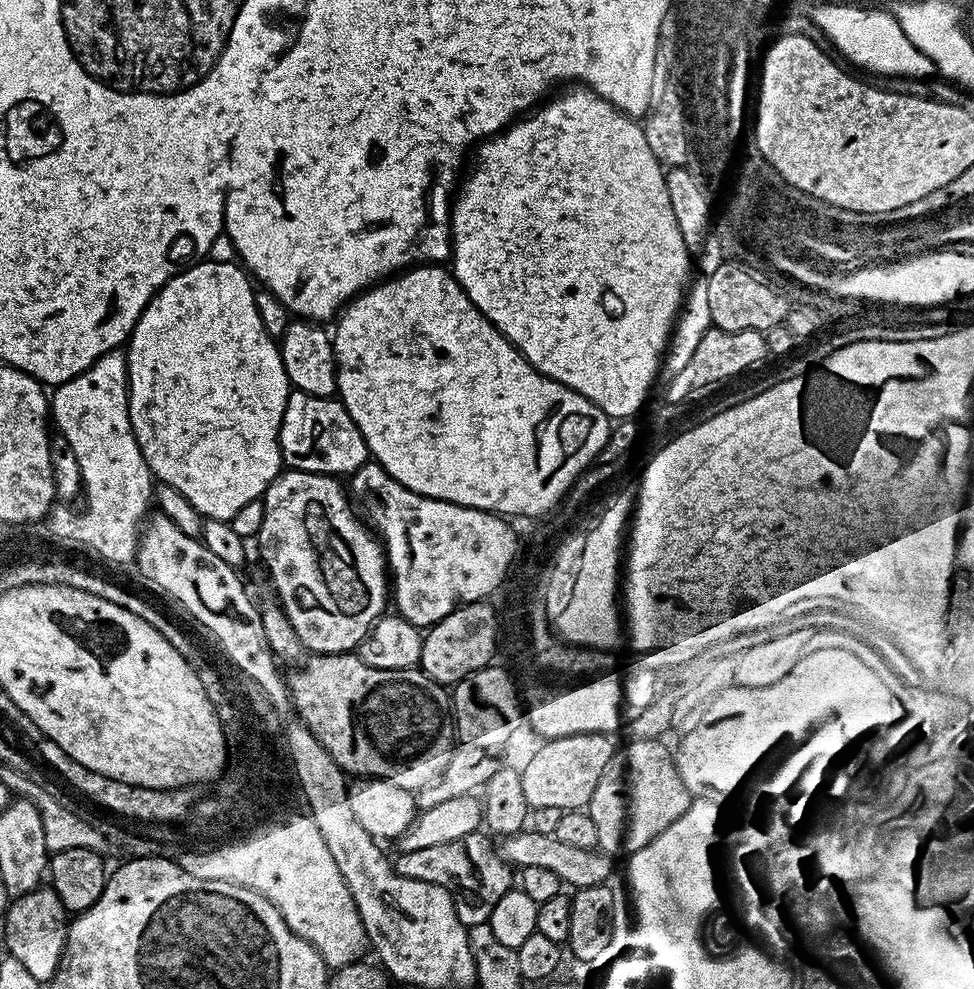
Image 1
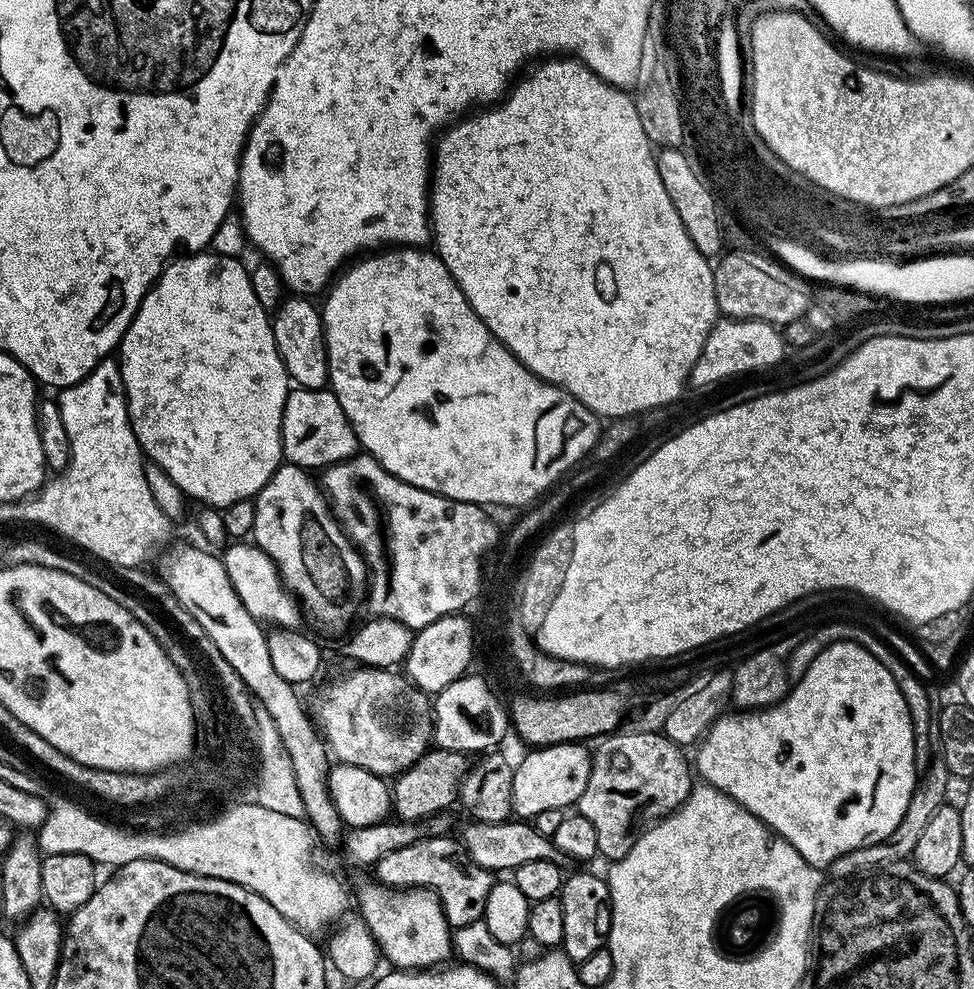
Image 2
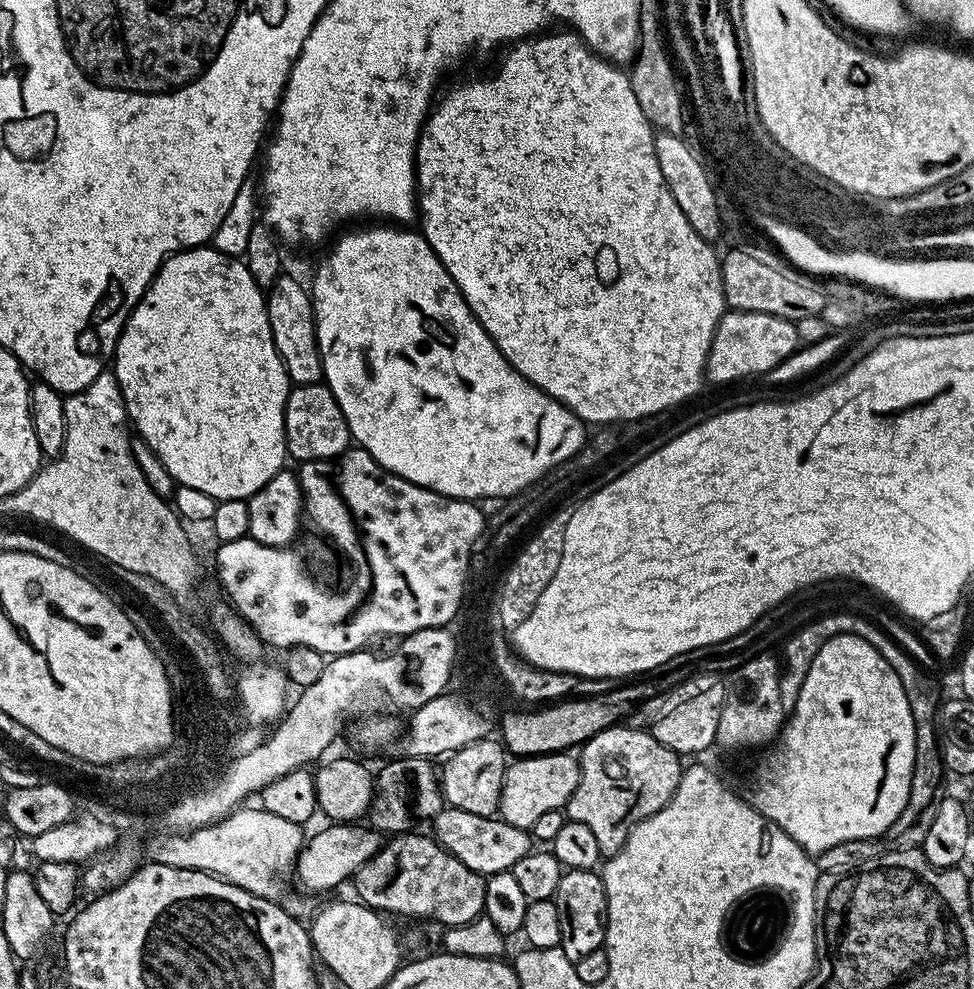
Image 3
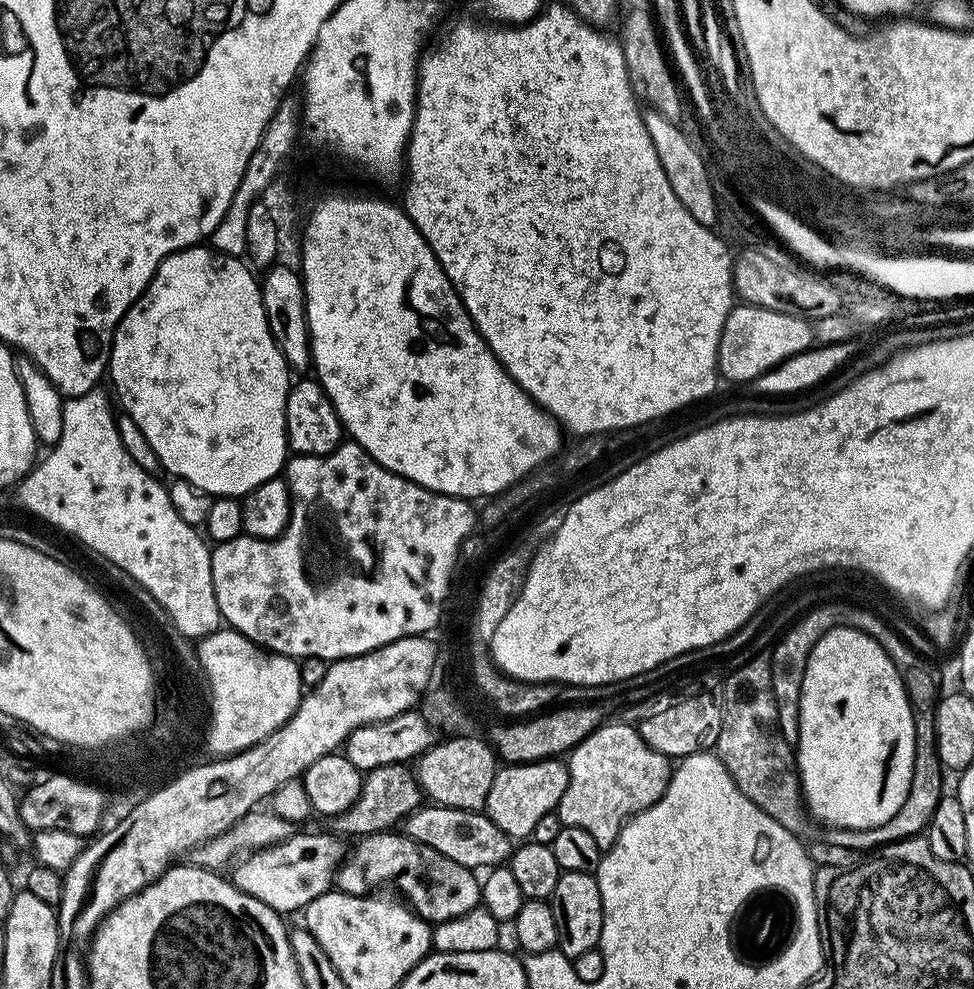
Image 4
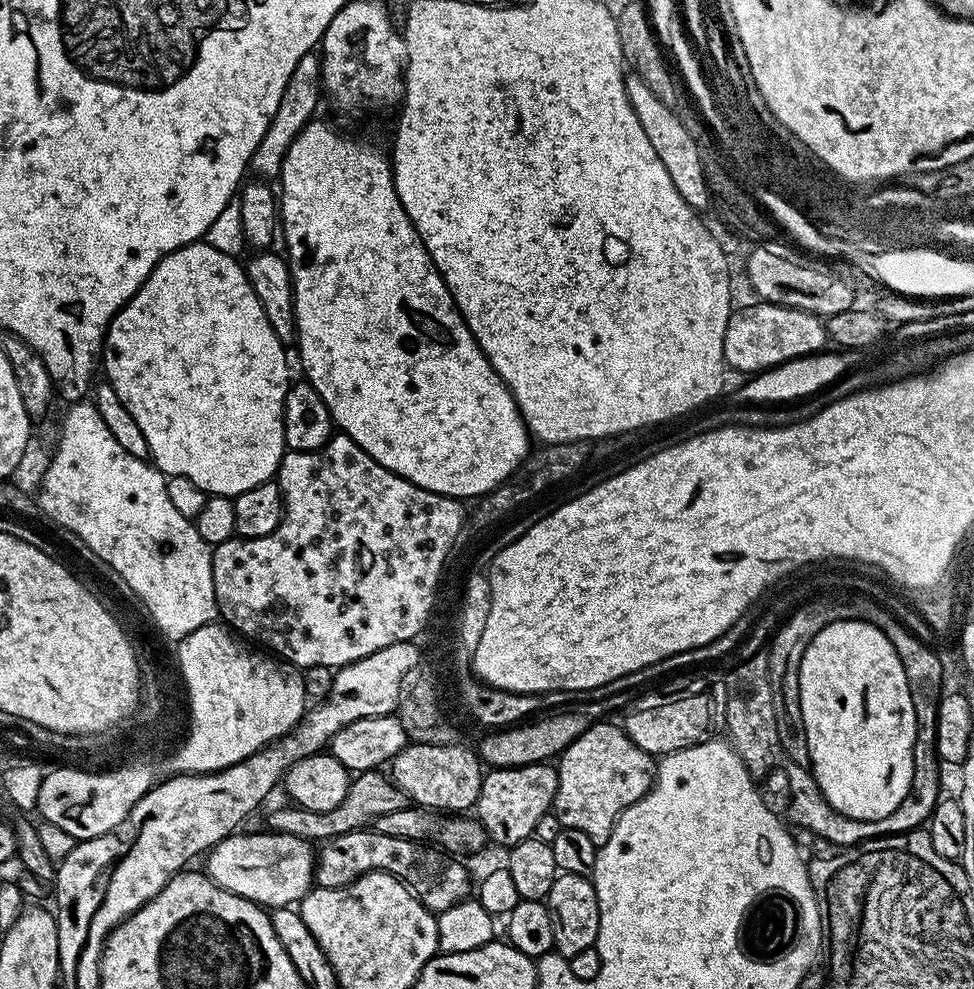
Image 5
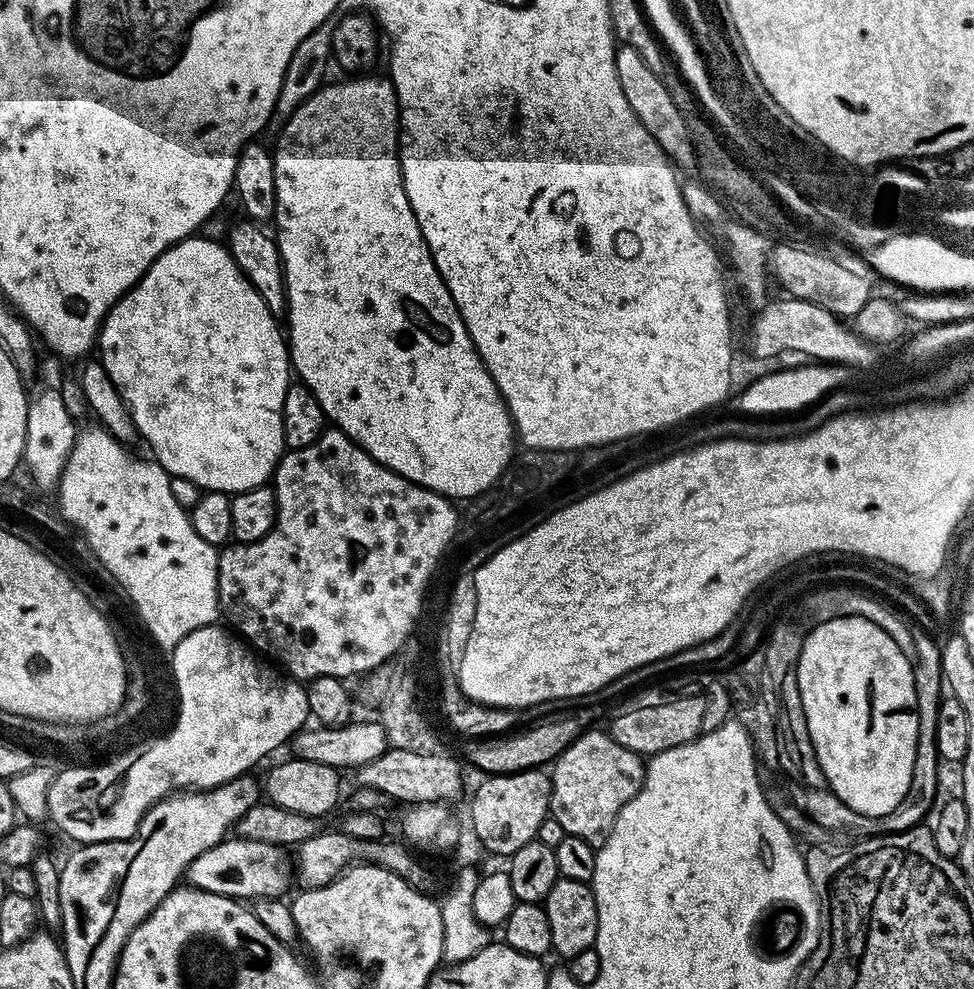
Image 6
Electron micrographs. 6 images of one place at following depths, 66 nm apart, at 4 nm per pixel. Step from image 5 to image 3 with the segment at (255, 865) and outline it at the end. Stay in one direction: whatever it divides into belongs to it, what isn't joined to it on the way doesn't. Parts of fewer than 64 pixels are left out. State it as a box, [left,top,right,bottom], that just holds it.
[295,822,382,892]

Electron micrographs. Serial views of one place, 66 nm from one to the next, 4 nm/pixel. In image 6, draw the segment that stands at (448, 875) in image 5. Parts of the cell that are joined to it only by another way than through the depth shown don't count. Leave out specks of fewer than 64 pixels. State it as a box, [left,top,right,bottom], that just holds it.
[295,830,440,893]

